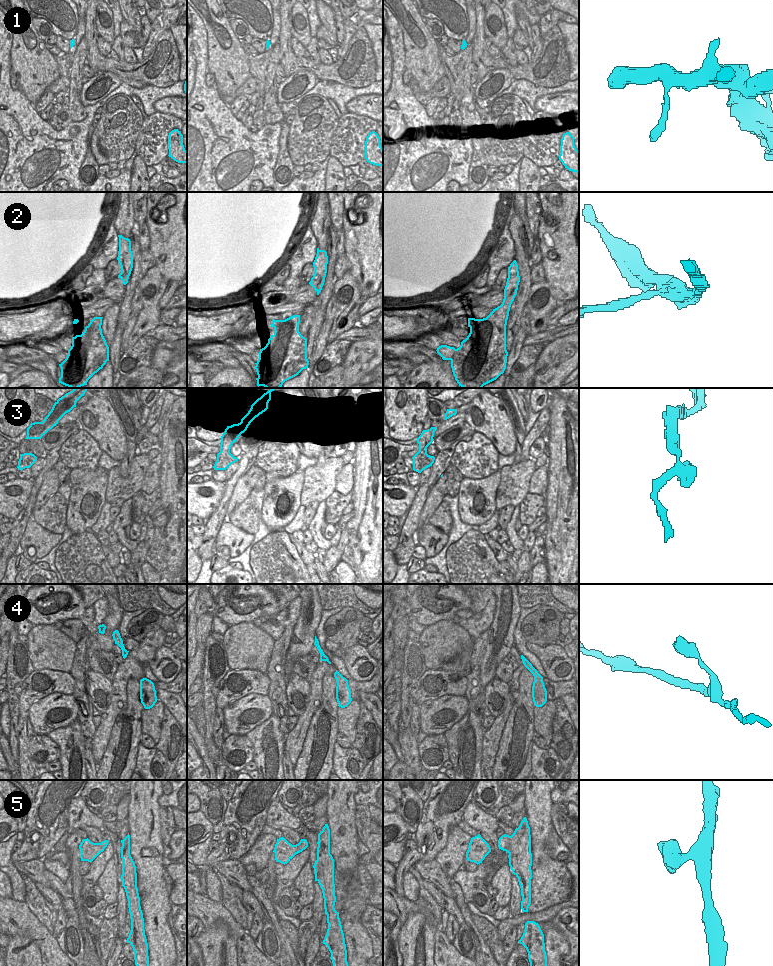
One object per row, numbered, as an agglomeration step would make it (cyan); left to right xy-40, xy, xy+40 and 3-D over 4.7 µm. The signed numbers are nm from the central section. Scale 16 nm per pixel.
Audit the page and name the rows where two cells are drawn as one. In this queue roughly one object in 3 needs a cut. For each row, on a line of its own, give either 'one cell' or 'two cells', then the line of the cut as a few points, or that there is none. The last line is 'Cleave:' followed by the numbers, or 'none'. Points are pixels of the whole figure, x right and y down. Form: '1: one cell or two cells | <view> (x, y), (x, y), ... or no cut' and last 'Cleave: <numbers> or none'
1: one cell | no cut
2: two cells | xy+40 (456, 349), (451, 360)
3: one cell | no cut
4: one cell | no cut
5: one cell | no cut
Cleave: 2

